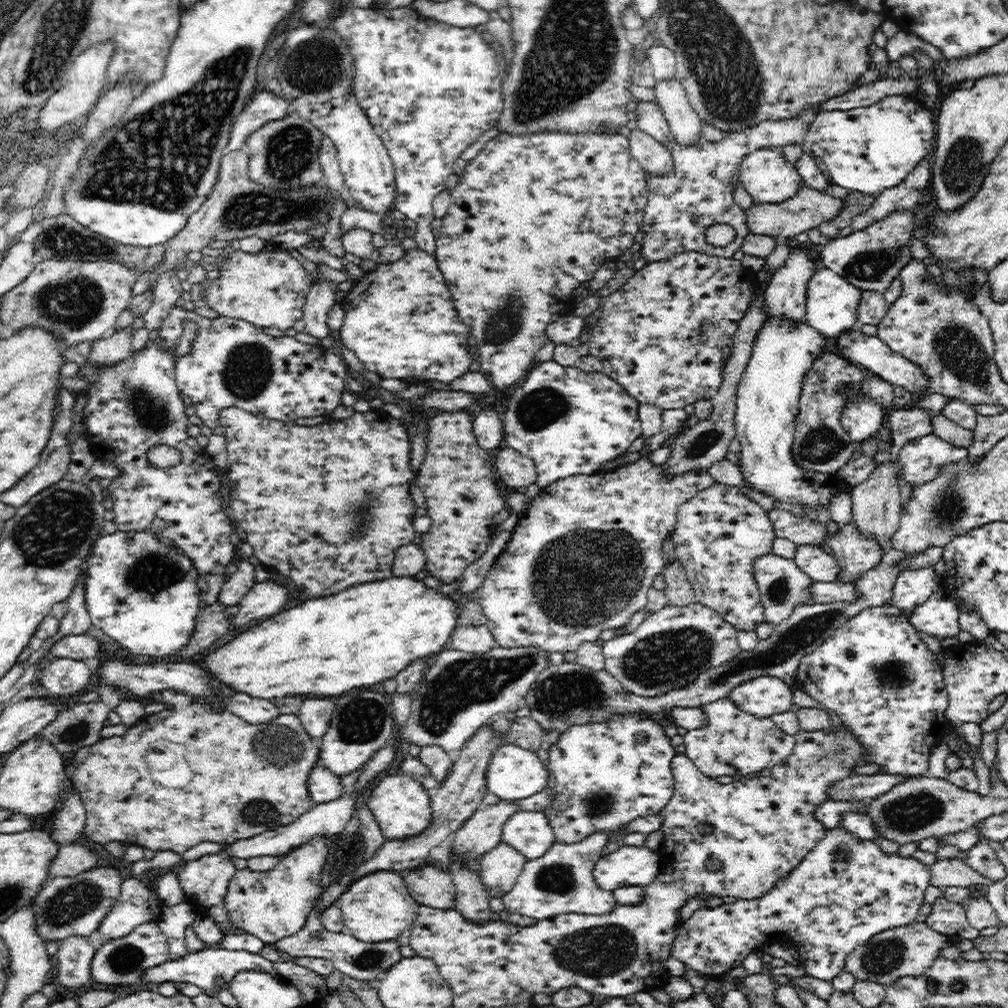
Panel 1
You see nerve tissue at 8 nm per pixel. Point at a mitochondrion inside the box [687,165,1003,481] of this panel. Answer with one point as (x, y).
(960, 351)

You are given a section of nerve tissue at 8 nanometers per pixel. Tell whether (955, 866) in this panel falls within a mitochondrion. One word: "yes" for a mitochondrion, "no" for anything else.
no

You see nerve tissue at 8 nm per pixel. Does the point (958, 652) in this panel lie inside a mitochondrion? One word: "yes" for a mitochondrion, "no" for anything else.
no

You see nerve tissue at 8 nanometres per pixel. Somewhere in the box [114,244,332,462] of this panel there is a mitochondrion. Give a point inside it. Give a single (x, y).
(246, 372)

